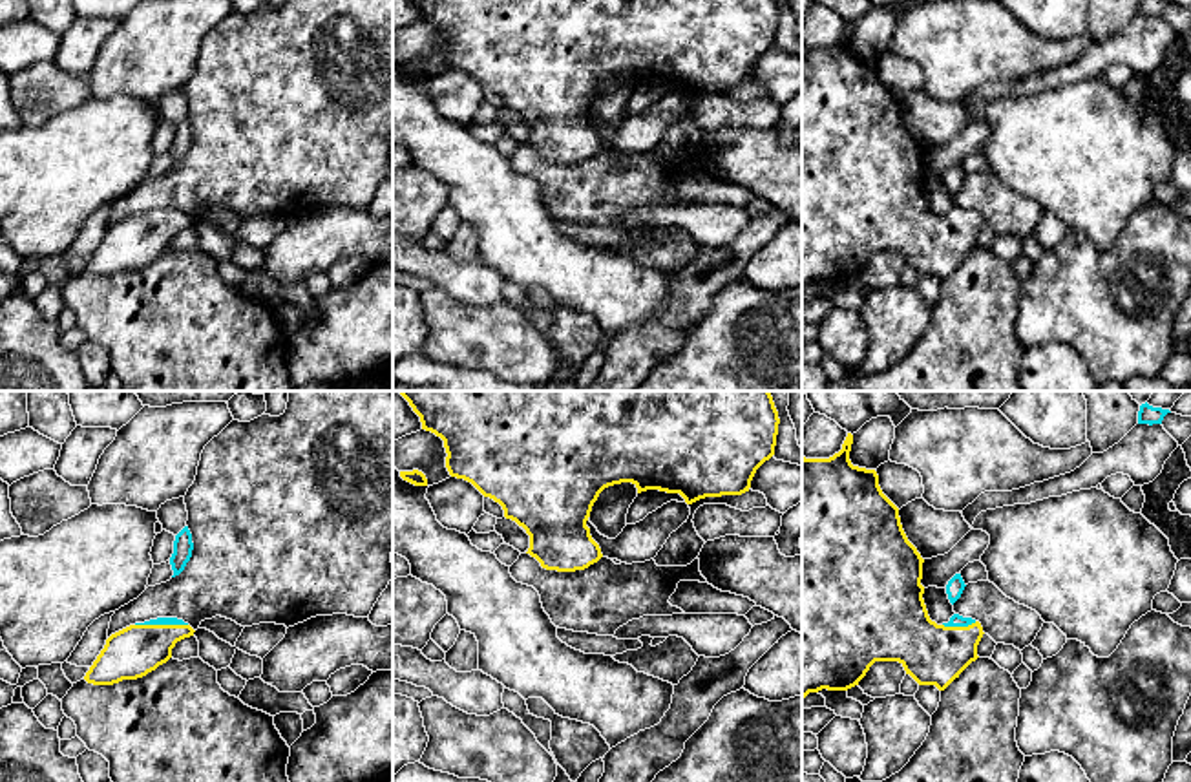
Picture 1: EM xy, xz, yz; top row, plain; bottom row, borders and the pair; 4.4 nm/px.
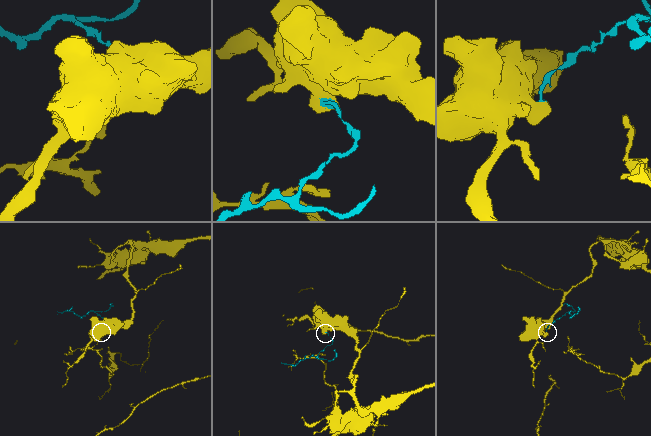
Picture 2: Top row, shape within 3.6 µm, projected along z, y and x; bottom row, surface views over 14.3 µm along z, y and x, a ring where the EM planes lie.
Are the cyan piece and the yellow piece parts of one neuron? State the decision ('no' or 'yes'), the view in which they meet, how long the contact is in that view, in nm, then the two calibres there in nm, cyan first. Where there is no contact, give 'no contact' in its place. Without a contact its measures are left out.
yes | xy | 240 nm | 30/220 nm

